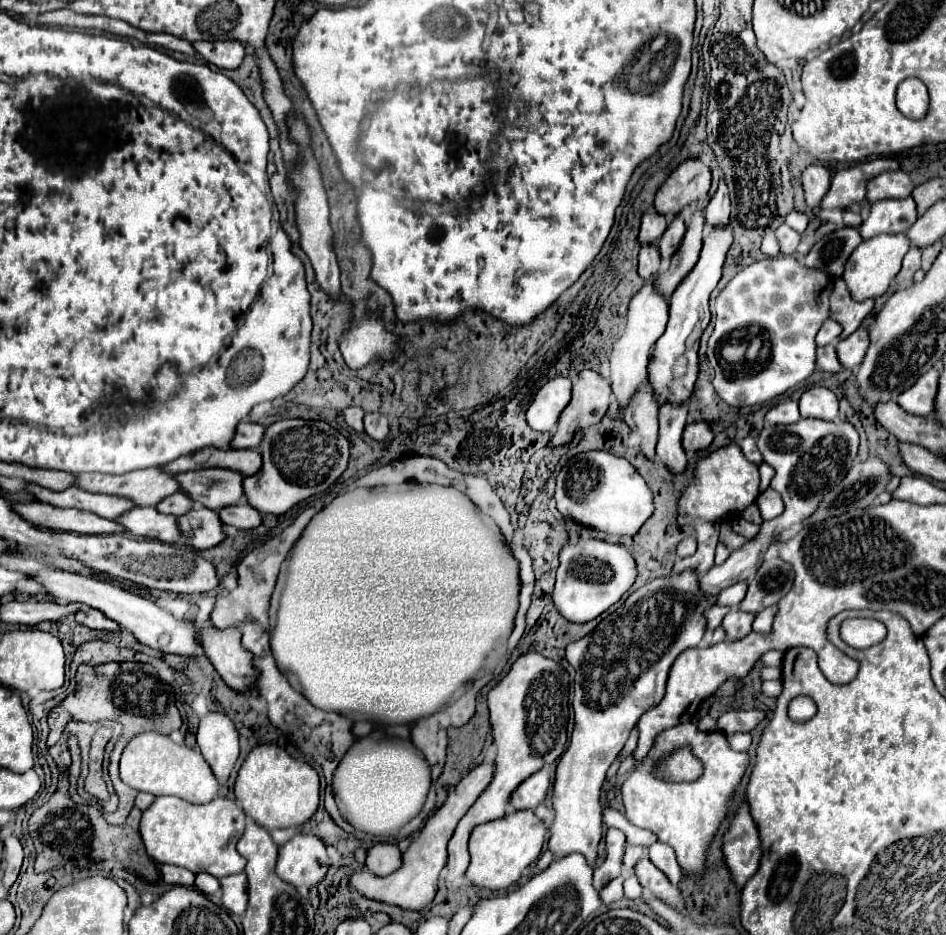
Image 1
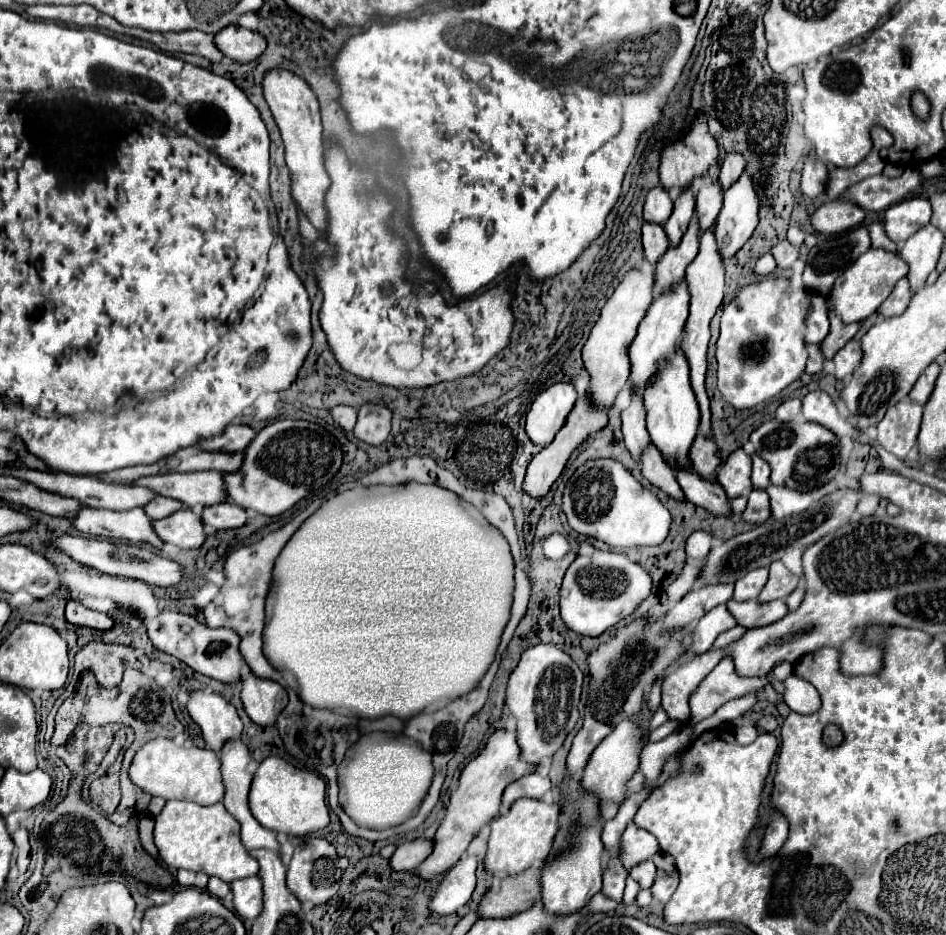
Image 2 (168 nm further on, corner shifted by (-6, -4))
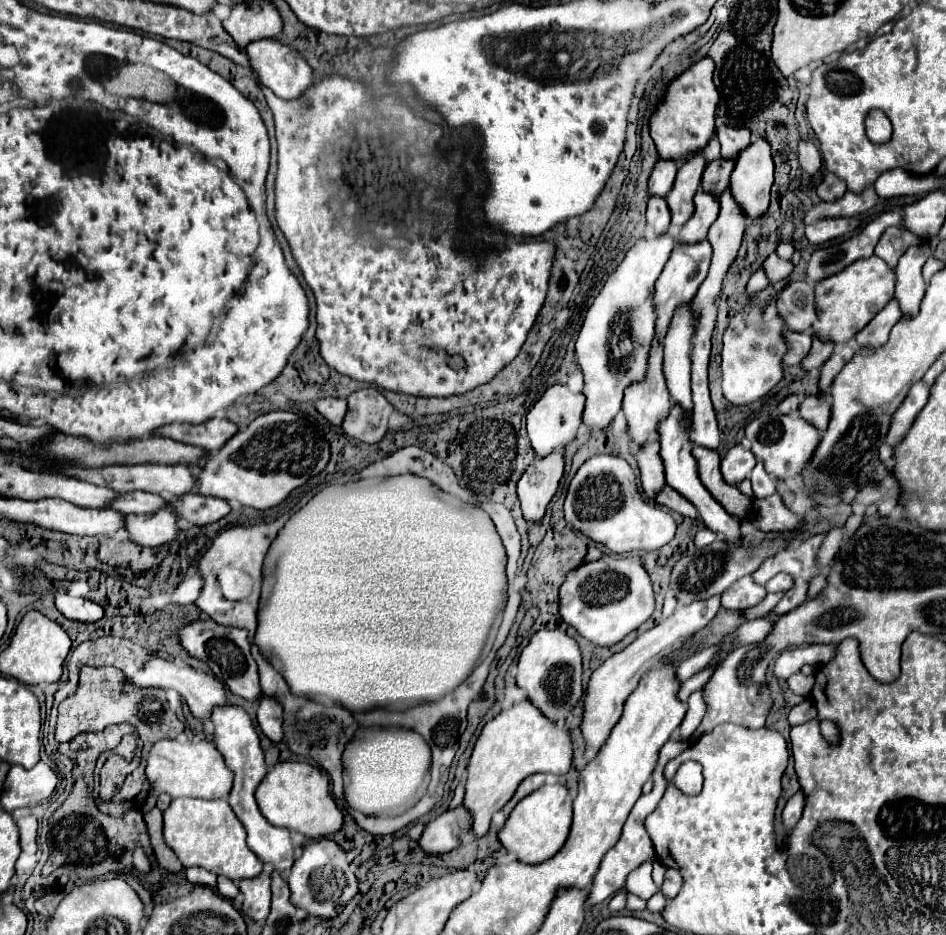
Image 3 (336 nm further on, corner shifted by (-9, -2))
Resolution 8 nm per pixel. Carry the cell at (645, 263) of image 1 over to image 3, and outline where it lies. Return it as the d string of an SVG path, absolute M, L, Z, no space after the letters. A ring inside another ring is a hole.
M652 196L648 200L648 212L646 212L648 224L654 228L654 234L664 234L670 226L670 208L664 198Z

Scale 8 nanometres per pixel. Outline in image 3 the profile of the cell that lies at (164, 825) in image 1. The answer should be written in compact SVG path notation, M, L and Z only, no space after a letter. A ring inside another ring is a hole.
M174 798L168 810L164 812L164 838L166 844L178 854L184 868L202 866L234 882L242 878L254 878L262 872L262 862L246 844L246 830L242 822L236 818L224 798Z

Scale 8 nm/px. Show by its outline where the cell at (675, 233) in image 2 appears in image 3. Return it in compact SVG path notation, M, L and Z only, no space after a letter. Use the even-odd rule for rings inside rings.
M698 152L692 158L688 158L680 166L680 170L678 170L674 188L666 196L666 202L668 202L670 210L672 210L672 226L674 228L684 226L688 222L688 218L692 216L692 212L694 212L692 198L694 198L694 194L700 188L700 180L702 180L704 166L706 166L704 154Z

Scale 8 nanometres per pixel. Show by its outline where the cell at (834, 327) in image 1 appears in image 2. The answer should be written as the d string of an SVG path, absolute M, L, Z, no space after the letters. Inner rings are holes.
M813 294L813 312L807 318L805 342L807 344L821 344L829 334L829 320L827 320L827 302L821 294Z

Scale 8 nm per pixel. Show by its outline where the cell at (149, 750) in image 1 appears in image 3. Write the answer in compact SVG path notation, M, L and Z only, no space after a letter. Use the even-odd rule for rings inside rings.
M160 740L152 746L146 776L150 780L150 794L142 806L142 812L154 808L156 796L160 792L170 794L172 798L190 796L190 798L226 798L232 790L234 774L226 766L222 754L216 750L214 742L198 742L198 744L180 744L178 740Z

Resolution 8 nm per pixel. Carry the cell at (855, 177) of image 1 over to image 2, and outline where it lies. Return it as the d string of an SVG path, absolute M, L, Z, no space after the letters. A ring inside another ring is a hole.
M845 198L825 202L811 216L811 224L817 234L845 232L853 226L859 226L863 220L865 220L865 210Z

